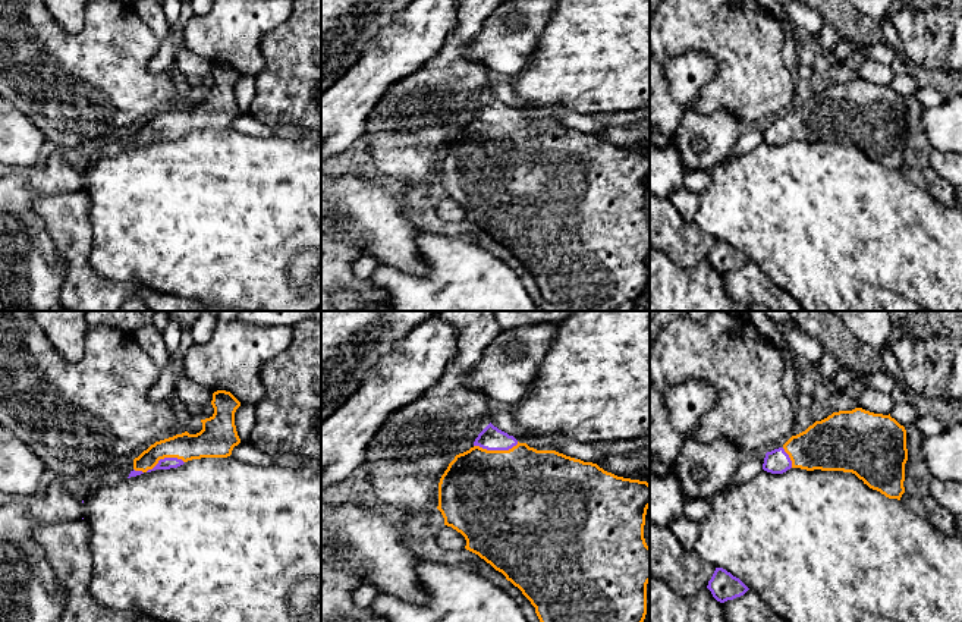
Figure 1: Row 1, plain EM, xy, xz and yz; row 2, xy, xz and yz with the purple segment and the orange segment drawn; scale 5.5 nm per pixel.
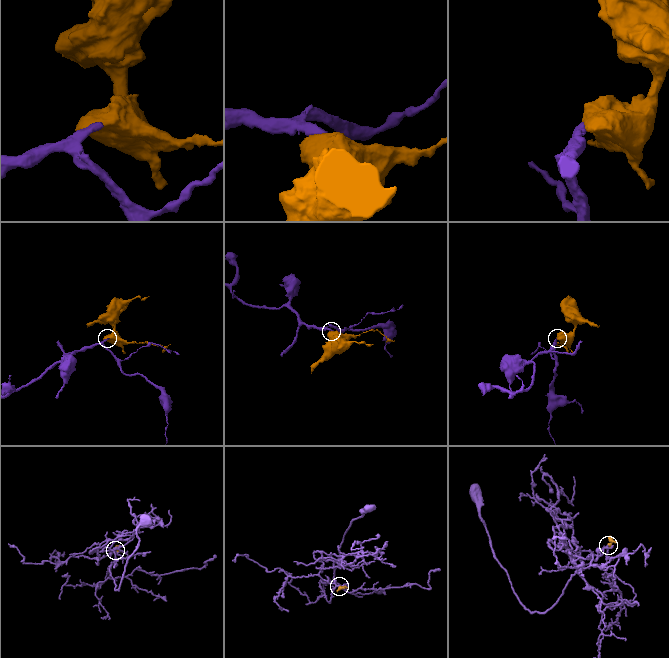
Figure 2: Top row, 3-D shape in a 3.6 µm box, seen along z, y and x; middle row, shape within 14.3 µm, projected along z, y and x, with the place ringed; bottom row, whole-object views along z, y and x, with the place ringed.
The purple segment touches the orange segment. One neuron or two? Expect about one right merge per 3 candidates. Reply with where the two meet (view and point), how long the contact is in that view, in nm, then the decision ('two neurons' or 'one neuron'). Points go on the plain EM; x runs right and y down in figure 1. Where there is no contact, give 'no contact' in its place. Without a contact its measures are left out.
meets purple in xz at (496, 121); contact 240 nm long; one neuron

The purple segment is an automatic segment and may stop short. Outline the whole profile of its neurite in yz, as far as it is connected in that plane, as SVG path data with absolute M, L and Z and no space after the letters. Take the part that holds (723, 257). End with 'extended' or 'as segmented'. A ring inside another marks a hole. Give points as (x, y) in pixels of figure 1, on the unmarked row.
M716 239L707 260L720 274L741 268L749 261L739 249L723 239Z; as segmented

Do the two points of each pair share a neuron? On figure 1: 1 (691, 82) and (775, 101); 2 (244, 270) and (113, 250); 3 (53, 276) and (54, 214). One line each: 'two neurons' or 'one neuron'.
1: two neurons
2: one neuron
3: two neurons

